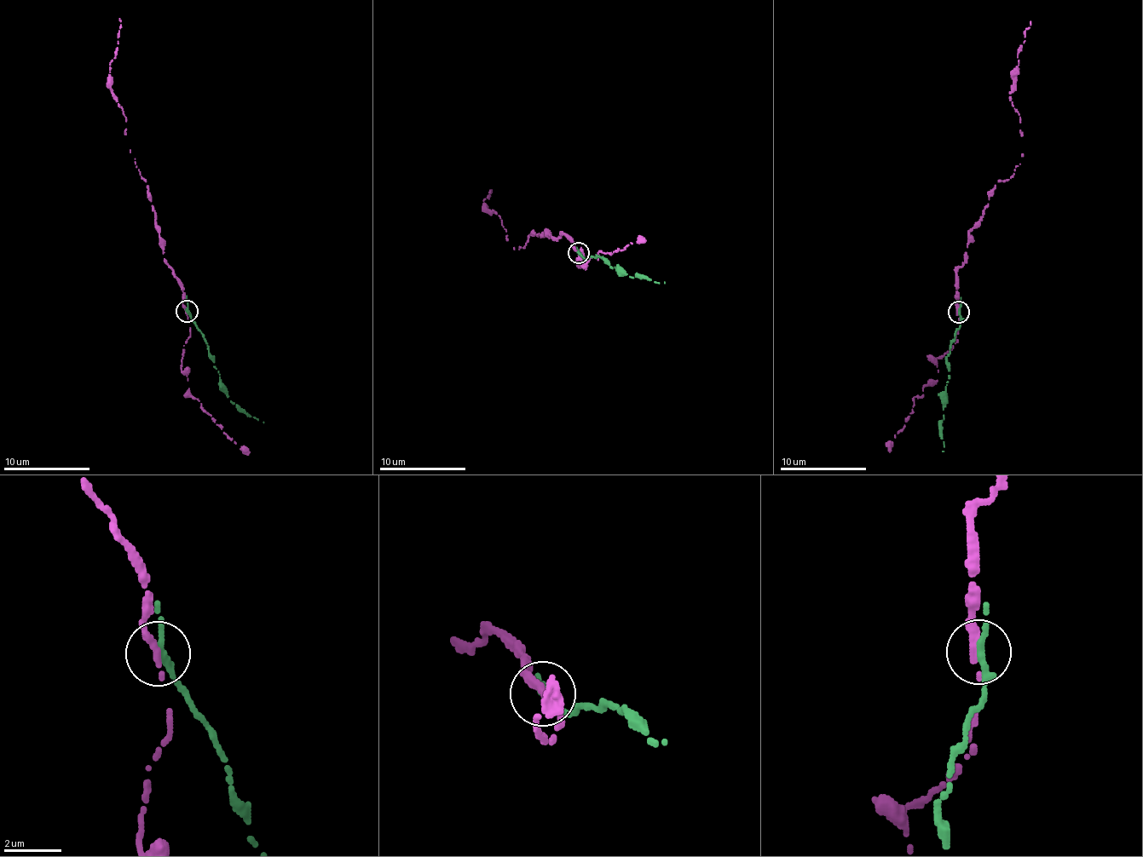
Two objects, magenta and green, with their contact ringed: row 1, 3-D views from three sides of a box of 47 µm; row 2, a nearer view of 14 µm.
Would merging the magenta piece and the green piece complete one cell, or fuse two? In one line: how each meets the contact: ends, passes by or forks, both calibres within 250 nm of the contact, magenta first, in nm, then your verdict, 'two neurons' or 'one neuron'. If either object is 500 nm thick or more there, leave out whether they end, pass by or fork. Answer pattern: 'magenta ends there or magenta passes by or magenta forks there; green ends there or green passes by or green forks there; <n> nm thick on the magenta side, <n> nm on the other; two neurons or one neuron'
magenta ends there; green passes by; 360 nm thick on the magenta side, 240 nm on the other; two neurons

